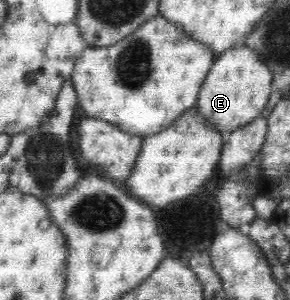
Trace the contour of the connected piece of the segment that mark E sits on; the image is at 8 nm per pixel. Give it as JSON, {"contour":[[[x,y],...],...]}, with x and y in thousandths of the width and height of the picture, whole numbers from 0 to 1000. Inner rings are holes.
{"contour":[[[855,150],[759,177],[690,293],[676,333],[686,387],[779,453],[862,413],[869,400],[910,387],[934,357],[928,323],[938,307],[938,253],[924,217]]]}

